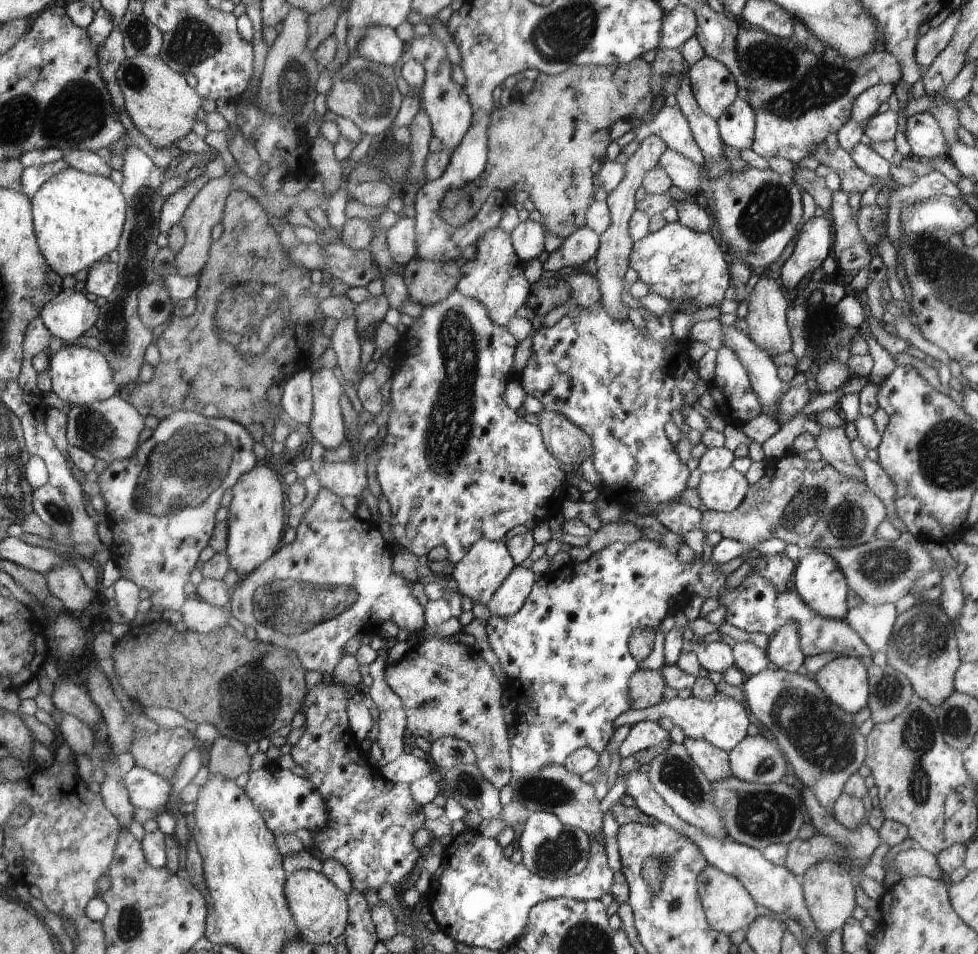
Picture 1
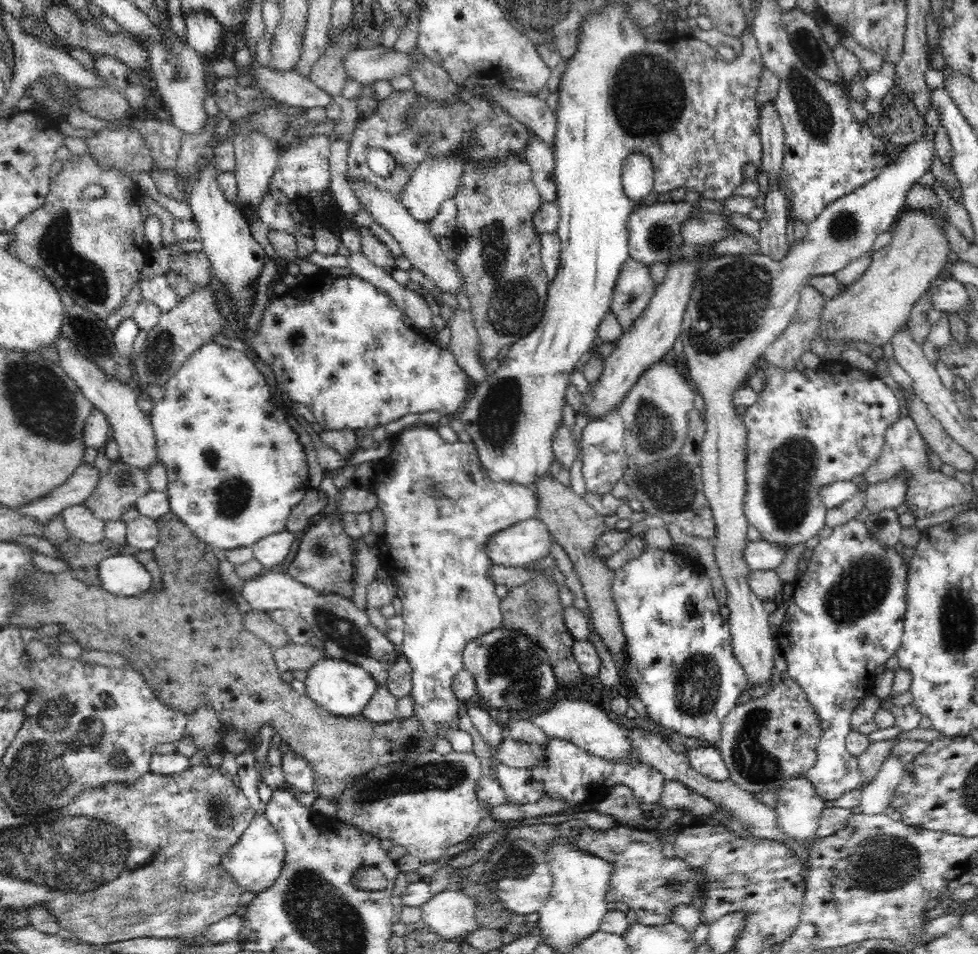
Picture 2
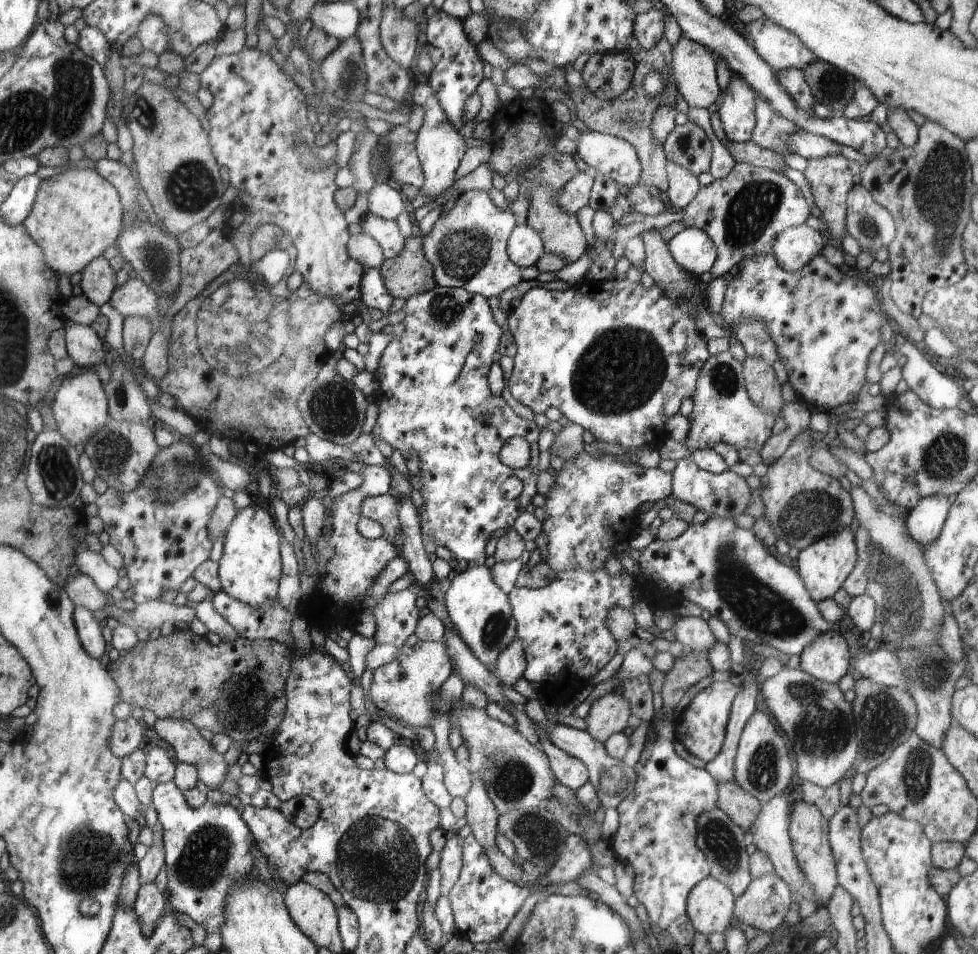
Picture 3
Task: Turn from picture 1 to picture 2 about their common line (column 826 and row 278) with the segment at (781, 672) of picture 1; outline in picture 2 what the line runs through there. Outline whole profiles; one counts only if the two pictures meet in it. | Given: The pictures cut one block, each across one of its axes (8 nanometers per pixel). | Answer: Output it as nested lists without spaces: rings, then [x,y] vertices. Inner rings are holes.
[[[926,132],[925,136],[914,142],[908,146],[905,146],[898,154],[897,158],[893,160],[891,163],[888,163],[888,166],[883,170],[882,173],[879,174],[878,177],[874,178],[870,182],[867,182],[866,185],[861,186],[859,189],[856,189],[854,193],[850,193],[844,195],[842,198],[839,198],[838,201],[831,202],[830,205],[827,206],[826,209],[823,210],[822,213],[819,214],[818,217],[815,218],[814,221],[808,225],[807,234],[800,240],[795,240],[794,244],[789,248],[788,254],[782,260],[774,260],[769,256],[760,254],[760,253],[744,253],[741,254],[729,254],[729,255],[722,255],[708,262],[704,262],[704,264],[700,264],[700,267],[697,268],[697,274],[693,278],[692,290],[689,291],[689,298],[688,302],[685,304],[685,312],[684,312],[684,320],[681,327],[681,334],[680,340],[684,344],[684,352],[686,352],[686,366],[688,366],[688,372],[690,372],[690,378],[694,380],[696,383],[696,387],[698,389],[698,393],[704,399],[704,404],[706,405],[706,421],[705,421],[705,433],[701,442],[701,458],[702,458],[702,466],[703,466],[703,486],[705,490],[706,497],[709,502],[710,509],[712,511],[712,516],[715,521],[715,530],[716,534],[714,538],[712,538],[711,543],[714,546],[714,558],[718,568],[720,570],[720,574],[725,582],[725,587],[727,588],[727,607],[730,609],[731,614],[730,618],[728,618],[728,624],[730,625],[730,632],[731,632],[731,641],[732,641],[732,652],[733,656],[740,664],[741,668],[744,669],[745,678],[748,680],[748,684],[750,687],[756,686],[762,682],[766,682],[768,678],[771,676],[771,670],[774,668],[774,654],[779,651],[779,644],[775,637],[772,636],[770,633],[770,624],[768,624],[768,617],[769,614],[764,610],[764,606],[762,605],[762,601],[756,596],[756,593],[752,592],[752,589],[749,588],[747,584],[747,575],[750,574],[752,570],[748,567],[748,563],[742,557],[742,550],[746,548],[746,544],[748,544],[748,537],[746,537],[746,532],[748,532],[748,521],[744,514],[744,496],[745,496],[745,470],[746,470],[746,461],[745,461],[745,440],[746,440],[746,432],[743,428],[743,424],[741,424],[740,418],[741,415],[738,414],[738,410],[732,401],[734,394],[738,388],[746,386],[750,375],[753,374],[756,370],[756,363],[759,362],[760,357],[765,354],[765,350],[768,346],[771,346],[777,339],[782,331],[784,331],[788,327],[788,323],[790,322],[790,318],[794,312],[796,312],[797,304],[800,298],[800,293],[808,280],[812,278],[812,276],[818,275],[825,275],[825,274],[834,274],[838,272],[838,270],[843,269],[845,266],[848,266],[850,262],[852,262],[856,258],[860,258],[860,256],[865,254],[872,254],[872,245],[874,244],[874,240],[876,240],[876,236],[878,234],[882,234],[882,232],[886,232],[887,230],[891,230],[893,223],[897,219],[897,216],[902,212],[902,210],[906,210],[904,208],[904,201],[907,198],[907,192],[914,186],[918,179],[930,168],[932,164],[932,157],[934,156],[935,152],[935,134],[933,132]]]

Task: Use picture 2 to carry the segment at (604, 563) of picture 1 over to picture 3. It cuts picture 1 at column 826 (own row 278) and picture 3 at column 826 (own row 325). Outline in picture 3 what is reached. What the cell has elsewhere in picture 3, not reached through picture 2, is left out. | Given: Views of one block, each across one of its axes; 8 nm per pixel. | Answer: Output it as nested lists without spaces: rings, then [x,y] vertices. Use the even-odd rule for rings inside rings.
[[[710,517],[704,524],[691,524],[675,540],[663,542],[654,539],[648,544],[637,566],[639,572],[624,571],[620,576],[610,576],[604,567],[598,569],[573,569],[555,574],[554,580],[540,589],[518,587],[508,593],[511,612],[518,622],[517,638],[524,645],[527,666],[523,678],[530,683],[540,684],[539,694],[554,698],[560,704],[568,704],[575,698],[603,667],[617,654],[618,644],[608,628],[609,613],[612,608],[632,609],[636,603],[646,600],[647,588],[660,594],[662,604],[679,606],[684,600],[696,604],[711,615],[722,620],[730,634],[741,638],[745,644],[765,644],[779,650],[788,658],[801,656],[823,633],[840,632],[838,623],[827,622],[818,611],[817,604],[804,586],[799,572],[792,572],[790,566],[778,562],[768,554],[766,546],[756,540],[752,530],[742,530],[732,518]]]

